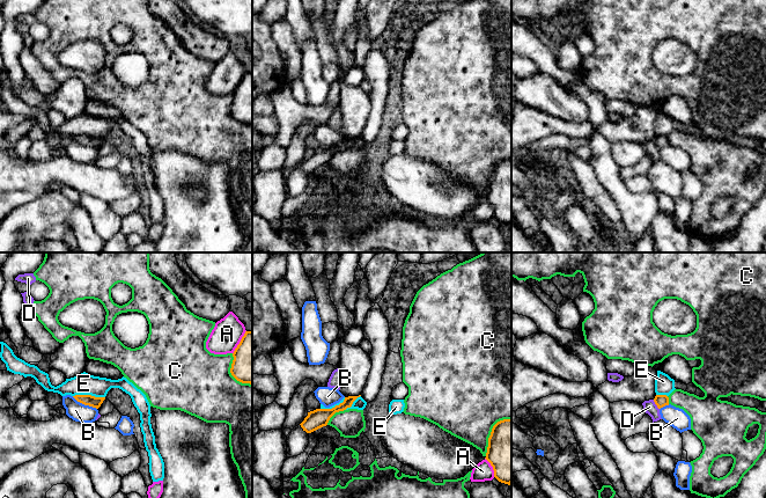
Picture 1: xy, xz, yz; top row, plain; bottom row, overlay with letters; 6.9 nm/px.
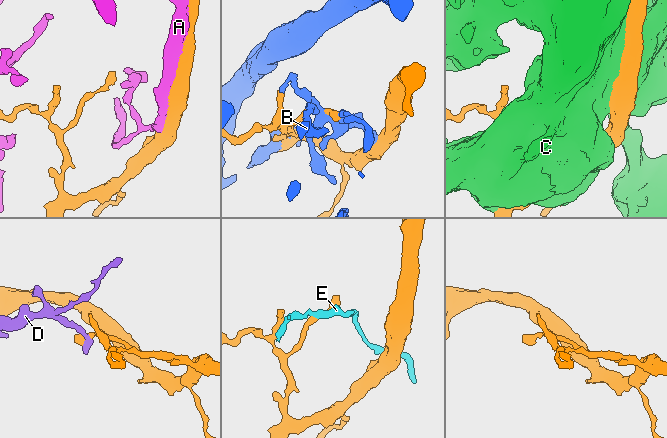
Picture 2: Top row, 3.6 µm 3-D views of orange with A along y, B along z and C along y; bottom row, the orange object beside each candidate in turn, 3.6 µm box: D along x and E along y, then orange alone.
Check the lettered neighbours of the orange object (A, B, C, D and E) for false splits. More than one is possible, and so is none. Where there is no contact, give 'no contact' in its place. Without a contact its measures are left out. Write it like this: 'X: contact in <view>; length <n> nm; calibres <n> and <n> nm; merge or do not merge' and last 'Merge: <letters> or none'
A: contact in xz; length 150 nm; calibres 320 and 130 nm; do not merge
B: contact in xy; length 200 nm; calibres 80 and 130 nm; do not merge
C: contact in xz; length 170 nm; calibres 130 and 190 nm; do not merge
D: contact in yz; length 80 nm; calibres 90 and 90 nm; do not merge
E: contact in xy; length 220 nm; calibres 80 and 150 nm; do not merge
Merge: none

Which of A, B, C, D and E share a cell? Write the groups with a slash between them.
A / B / C / D / E

